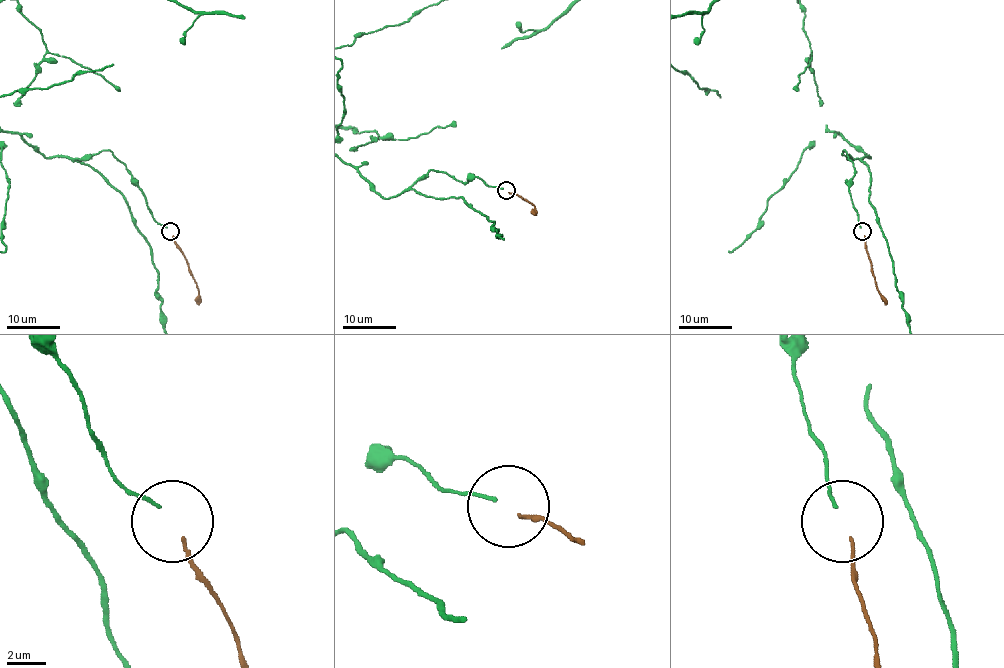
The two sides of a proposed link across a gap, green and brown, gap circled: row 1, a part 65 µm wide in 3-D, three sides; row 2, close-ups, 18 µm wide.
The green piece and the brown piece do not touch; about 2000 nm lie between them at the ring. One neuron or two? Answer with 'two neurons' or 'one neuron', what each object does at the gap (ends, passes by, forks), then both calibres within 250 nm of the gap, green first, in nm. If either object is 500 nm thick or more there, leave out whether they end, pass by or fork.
one neuron; green ends there; brown ends there; 170 nm thick on the green side, 160 nm on the other

